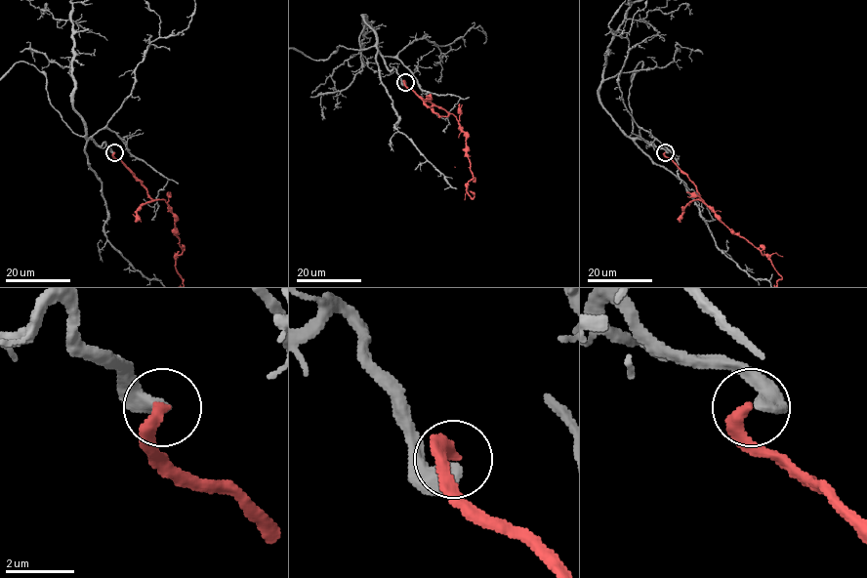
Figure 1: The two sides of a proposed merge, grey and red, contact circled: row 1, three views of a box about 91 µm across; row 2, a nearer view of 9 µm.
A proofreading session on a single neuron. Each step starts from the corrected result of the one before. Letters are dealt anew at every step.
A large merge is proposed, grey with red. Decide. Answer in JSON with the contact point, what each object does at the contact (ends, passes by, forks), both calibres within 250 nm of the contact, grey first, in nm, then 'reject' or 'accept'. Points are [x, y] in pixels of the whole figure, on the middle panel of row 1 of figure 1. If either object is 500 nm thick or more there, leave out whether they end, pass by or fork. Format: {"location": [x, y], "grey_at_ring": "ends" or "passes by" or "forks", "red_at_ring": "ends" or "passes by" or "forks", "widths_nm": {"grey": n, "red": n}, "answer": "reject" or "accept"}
{"location": [405, 82], "widths_nm": {"grey": 500, "red": 340}, "answer": "accept"}

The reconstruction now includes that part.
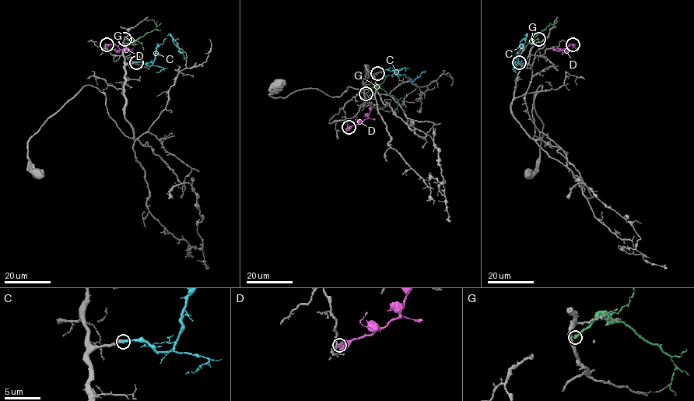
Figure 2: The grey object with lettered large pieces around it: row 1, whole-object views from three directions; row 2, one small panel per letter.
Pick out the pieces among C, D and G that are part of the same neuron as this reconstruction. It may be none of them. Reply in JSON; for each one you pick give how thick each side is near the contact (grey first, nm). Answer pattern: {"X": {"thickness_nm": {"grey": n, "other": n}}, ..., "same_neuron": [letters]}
{"C": {"thickness_nm": {"grey": 360, "other": 320}}, "same_neuron": ["C"]}

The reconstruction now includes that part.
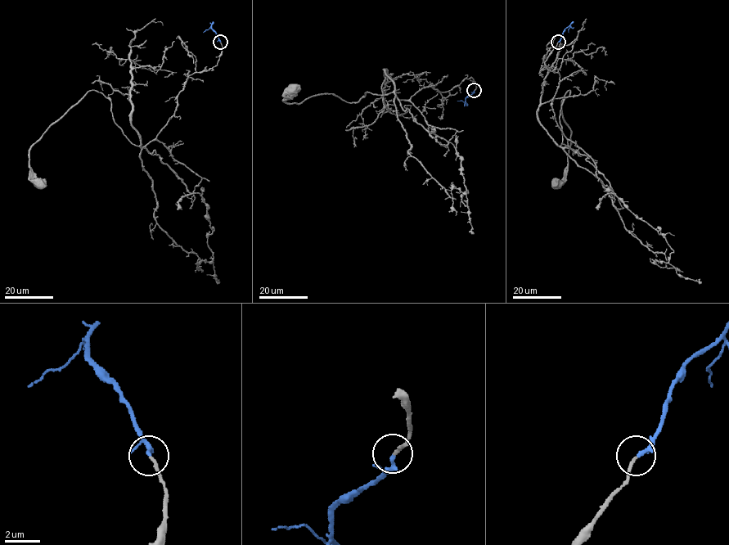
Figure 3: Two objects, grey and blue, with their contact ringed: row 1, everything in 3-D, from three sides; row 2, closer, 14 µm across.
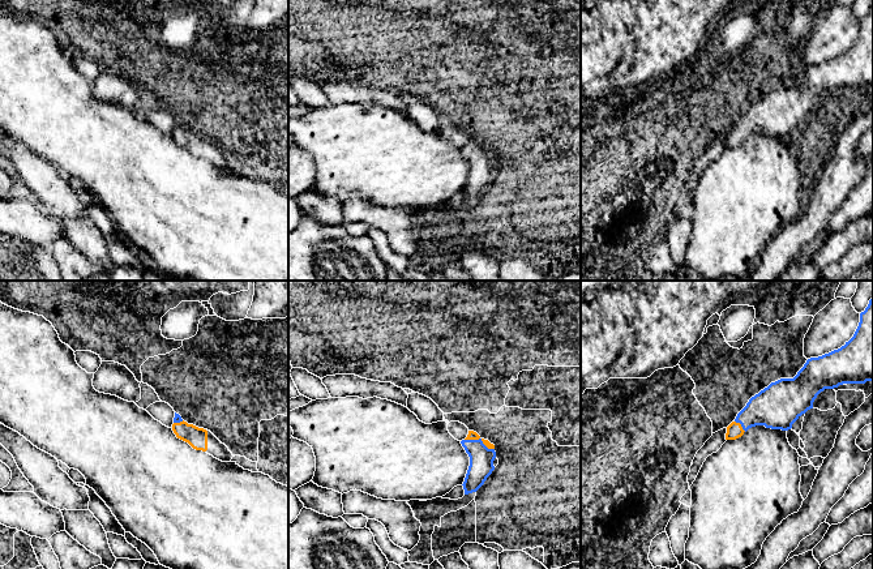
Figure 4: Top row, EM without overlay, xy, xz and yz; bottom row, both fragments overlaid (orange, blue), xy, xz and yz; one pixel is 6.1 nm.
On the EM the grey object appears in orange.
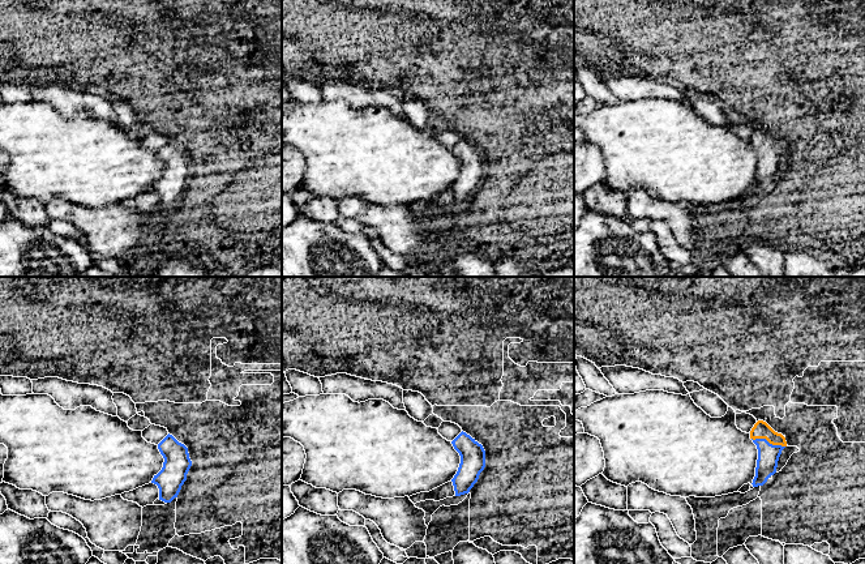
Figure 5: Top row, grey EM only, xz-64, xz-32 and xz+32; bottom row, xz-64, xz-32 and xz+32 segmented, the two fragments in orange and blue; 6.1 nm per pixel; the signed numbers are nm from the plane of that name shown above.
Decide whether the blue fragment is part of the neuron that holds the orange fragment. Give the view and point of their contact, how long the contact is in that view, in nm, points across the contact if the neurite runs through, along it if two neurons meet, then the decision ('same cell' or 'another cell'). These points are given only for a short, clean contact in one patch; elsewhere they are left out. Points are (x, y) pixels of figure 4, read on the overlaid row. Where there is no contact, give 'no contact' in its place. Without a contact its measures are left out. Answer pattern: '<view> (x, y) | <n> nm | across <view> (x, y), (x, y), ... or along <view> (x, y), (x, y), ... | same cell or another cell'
yz (740, 426) | 100 nm | across yz (734, 431), (740, 426), (757, 411), (775, 407) | same cell

